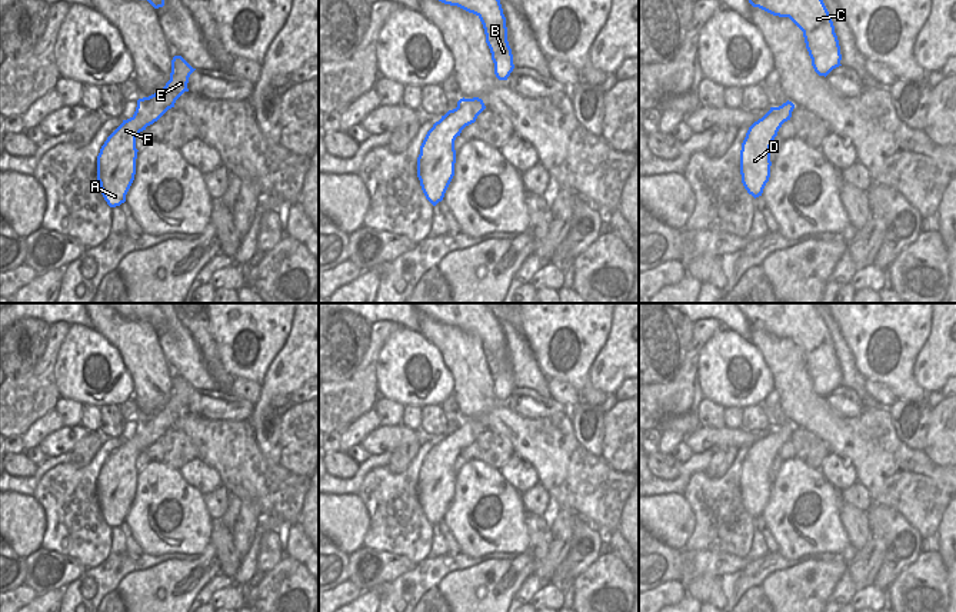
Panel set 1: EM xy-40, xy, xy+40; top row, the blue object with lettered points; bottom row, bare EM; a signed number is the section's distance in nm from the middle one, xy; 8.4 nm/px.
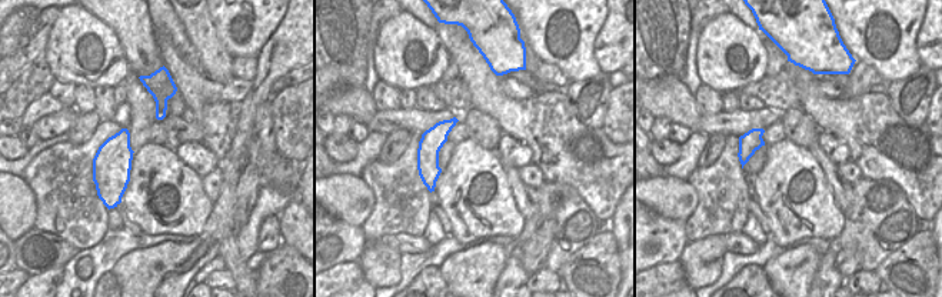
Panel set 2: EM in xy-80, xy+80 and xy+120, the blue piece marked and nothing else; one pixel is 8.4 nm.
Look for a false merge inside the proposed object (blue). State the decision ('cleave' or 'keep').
keep

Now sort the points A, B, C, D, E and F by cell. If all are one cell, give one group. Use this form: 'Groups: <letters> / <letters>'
Groups: A B C D E F.

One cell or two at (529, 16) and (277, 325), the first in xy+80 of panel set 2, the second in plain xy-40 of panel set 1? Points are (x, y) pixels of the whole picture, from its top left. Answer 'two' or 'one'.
one

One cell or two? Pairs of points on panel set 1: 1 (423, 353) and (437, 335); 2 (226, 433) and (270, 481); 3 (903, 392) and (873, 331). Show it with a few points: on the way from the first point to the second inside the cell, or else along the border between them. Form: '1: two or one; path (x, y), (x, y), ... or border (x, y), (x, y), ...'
1: two; border (420, 331), (439, 351), (443, 365), (449, 371)
2: one; path (235, 445), (259, 469)
3: one; path (899, 373), (899, 359), (885, 356), (880, 349)

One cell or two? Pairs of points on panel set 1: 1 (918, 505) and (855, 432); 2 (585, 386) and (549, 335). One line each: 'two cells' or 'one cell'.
1: one cell
2: one cell

